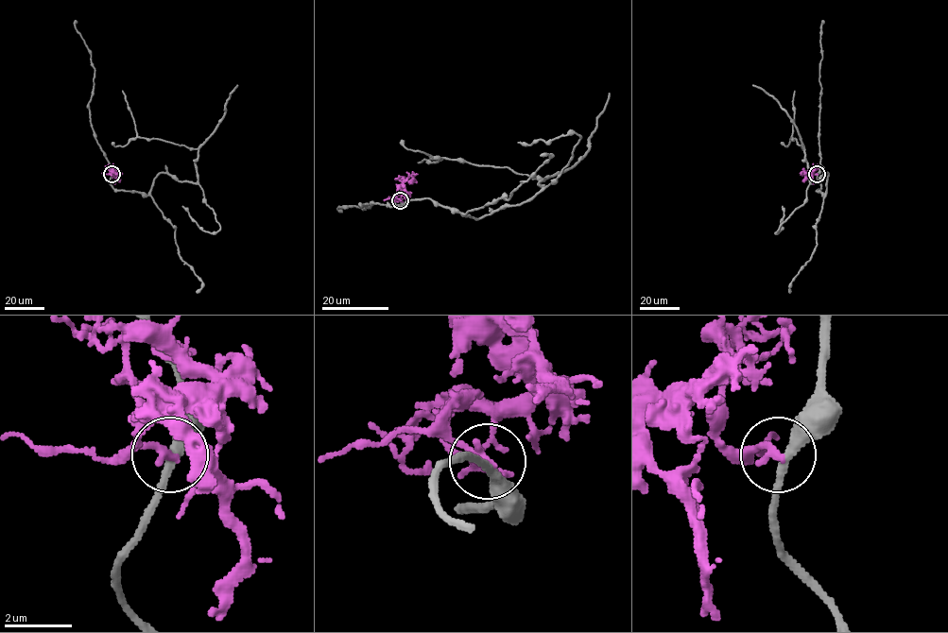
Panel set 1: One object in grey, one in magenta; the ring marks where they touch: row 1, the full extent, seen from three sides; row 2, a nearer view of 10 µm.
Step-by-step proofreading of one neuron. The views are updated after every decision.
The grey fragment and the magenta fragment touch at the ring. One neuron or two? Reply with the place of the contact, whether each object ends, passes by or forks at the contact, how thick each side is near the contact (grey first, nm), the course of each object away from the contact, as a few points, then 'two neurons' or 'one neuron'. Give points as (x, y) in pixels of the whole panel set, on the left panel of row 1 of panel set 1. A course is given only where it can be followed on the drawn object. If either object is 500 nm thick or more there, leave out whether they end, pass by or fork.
(112, 174) | grey passes by | magenta ends | 280/240 nm | grey via (112, 174), (116, 190), (147, 195), (162, 172), (198, 181), (198, 149), (139, 137), (122, 91) | magenta via (112, 174), (110, 166), (119, 181) | two neurons

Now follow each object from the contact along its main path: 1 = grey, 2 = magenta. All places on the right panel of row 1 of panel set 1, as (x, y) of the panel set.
1: (818, 174), (820, 188), (816, 191), (824, 195), (828, 173), (812, 183), (804, 149), (792, 137), (794, 91)
2: (817, 174), (814, 166), (805, 173), (804, 181)

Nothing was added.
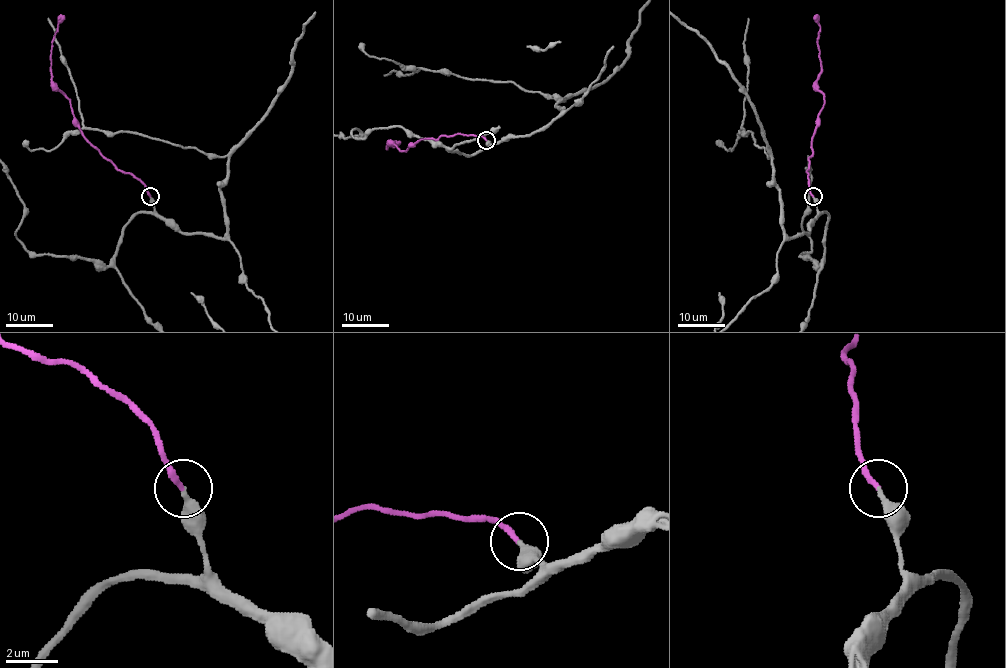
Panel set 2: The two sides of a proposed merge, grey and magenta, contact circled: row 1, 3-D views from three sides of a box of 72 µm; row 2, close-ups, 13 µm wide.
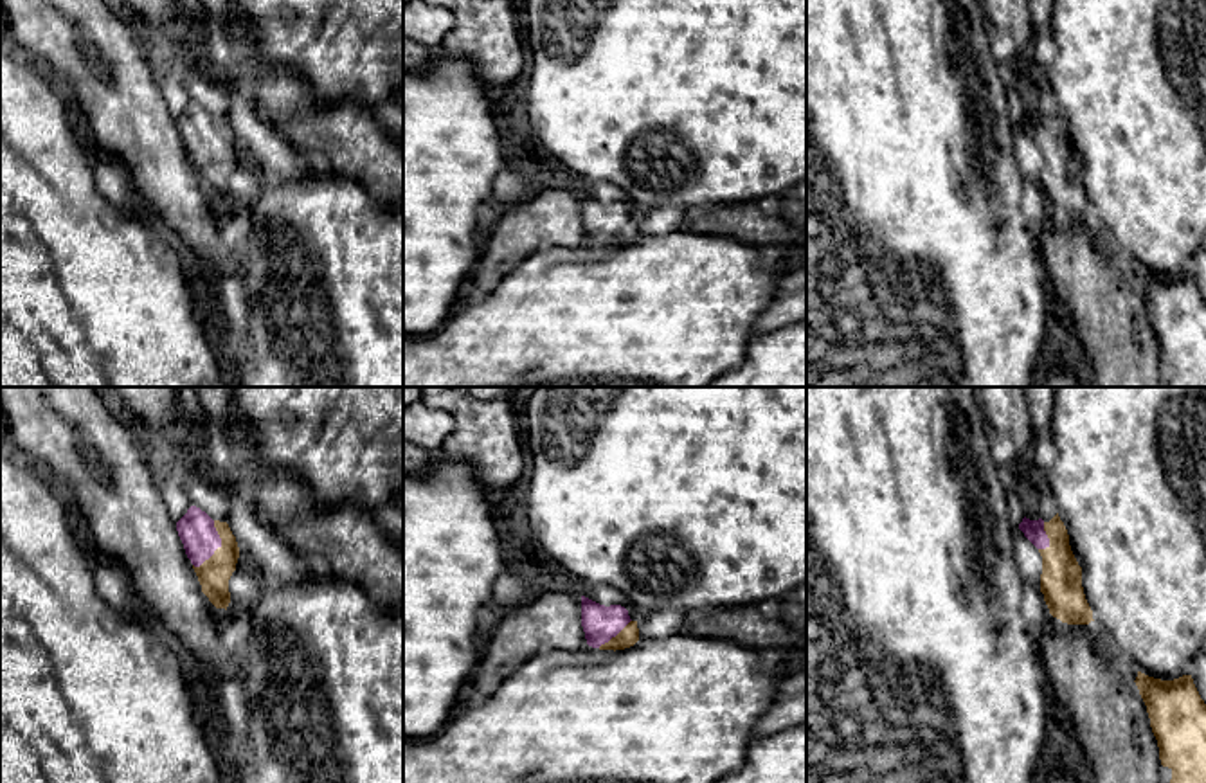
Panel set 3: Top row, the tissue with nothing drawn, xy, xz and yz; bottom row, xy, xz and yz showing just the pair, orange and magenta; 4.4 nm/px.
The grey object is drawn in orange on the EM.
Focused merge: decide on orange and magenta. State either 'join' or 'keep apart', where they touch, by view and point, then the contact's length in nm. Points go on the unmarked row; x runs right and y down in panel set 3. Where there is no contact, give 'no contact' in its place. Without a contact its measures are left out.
join | xy (222, 143) | 240 nm

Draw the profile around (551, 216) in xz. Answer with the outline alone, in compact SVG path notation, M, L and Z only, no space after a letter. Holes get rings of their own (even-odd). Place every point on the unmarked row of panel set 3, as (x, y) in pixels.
M536 185L529 200L502 212L473 266L472 279L491 293L531 254L585 245L589 241L581 223L581 193L562 185Z

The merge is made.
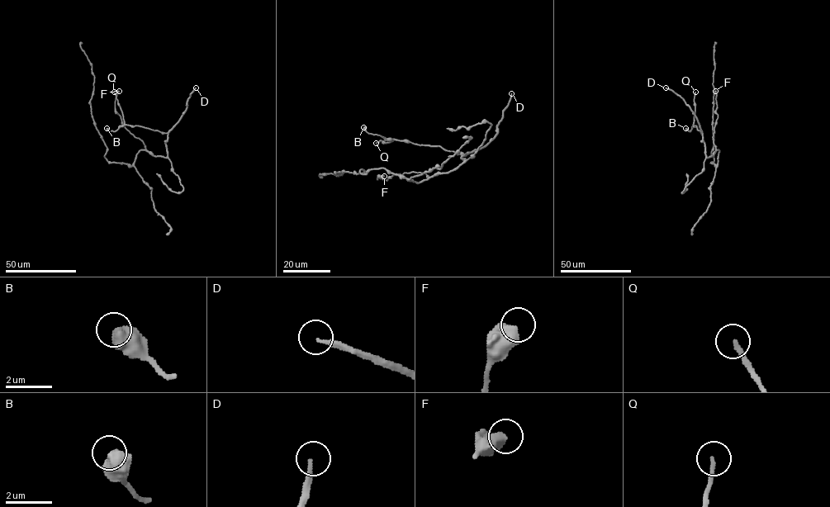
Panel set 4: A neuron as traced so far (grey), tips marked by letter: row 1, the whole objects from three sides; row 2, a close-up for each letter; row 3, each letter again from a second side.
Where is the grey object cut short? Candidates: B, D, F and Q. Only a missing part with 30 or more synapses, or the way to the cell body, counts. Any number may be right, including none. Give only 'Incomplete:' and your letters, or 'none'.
Incomplete: D

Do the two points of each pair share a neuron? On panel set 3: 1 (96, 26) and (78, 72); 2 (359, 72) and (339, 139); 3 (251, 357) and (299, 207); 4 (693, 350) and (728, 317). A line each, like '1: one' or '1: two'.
1: one
2: two
3: one
4: one

